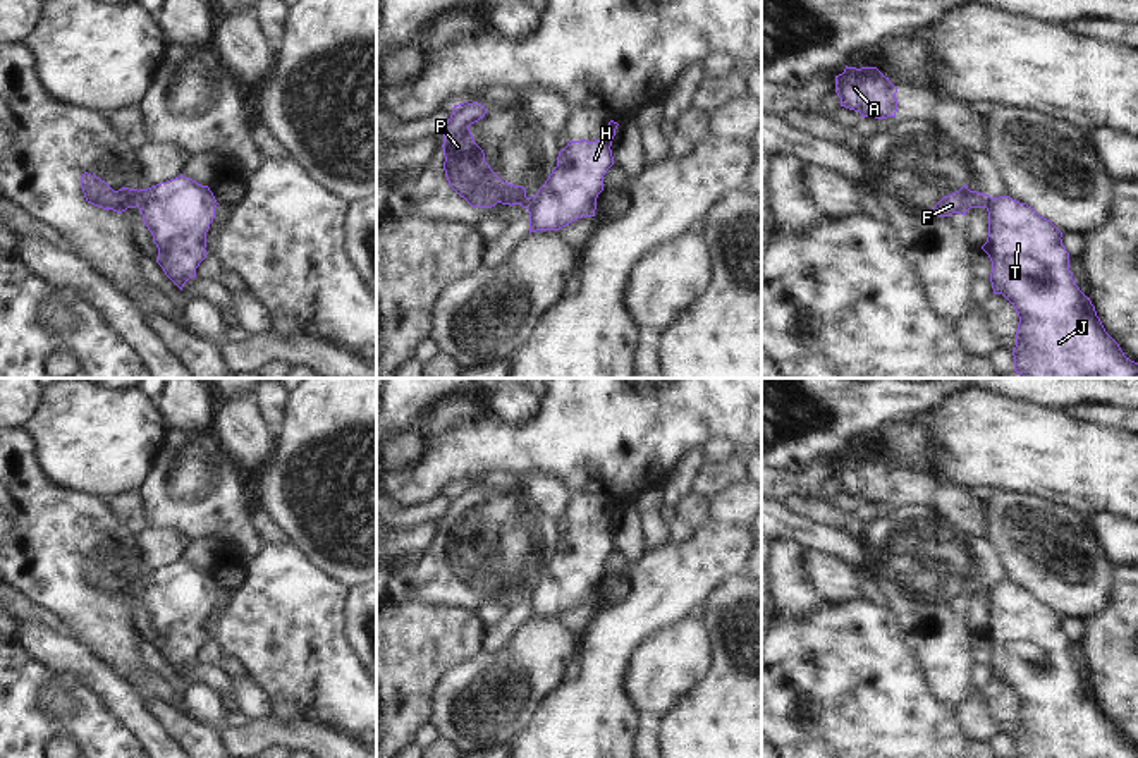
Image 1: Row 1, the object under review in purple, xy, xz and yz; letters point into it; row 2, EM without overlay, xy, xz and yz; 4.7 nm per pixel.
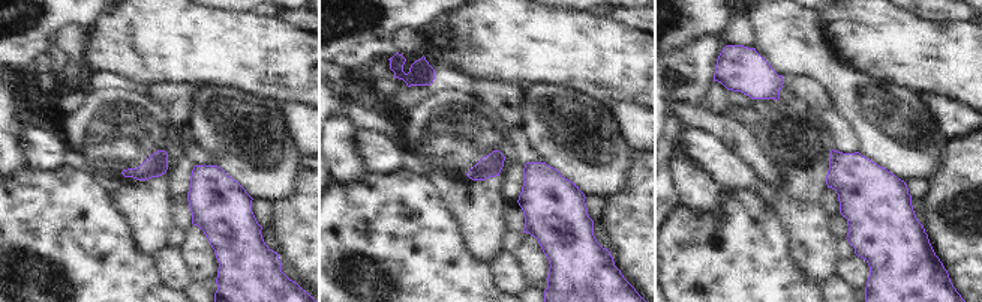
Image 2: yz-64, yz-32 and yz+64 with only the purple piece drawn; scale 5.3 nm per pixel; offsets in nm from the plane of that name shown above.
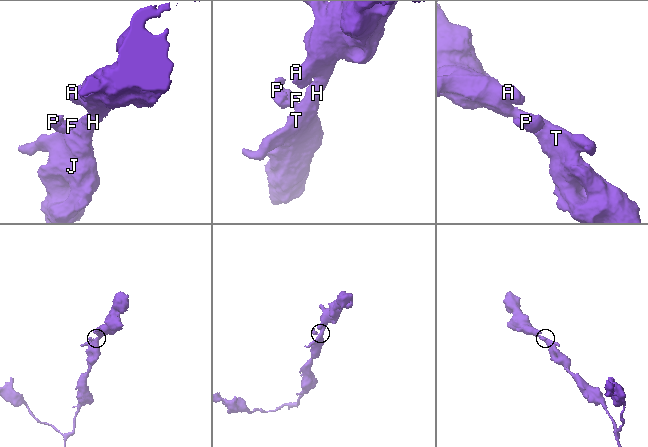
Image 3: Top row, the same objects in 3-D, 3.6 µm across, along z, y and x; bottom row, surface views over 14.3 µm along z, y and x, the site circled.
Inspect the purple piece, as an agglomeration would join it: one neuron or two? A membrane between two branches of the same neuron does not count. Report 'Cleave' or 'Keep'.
Cleave.

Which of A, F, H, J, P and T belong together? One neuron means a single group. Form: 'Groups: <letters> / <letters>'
Groups: A H J T / F P.

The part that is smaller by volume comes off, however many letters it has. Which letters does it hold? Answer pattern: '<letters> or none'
F, P

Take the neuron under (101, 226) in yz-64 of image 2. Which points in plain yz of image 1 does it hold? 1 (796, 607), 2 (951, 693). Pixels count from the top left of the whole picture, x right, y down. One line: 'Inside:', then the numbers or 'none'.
Inside: none

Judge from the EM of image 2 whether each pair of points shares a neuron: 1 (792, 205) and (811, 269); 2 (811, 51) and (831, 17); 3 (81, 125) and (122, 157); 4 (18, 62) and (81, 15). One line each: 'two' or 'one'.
1: one
2: two
3: one
4: one

